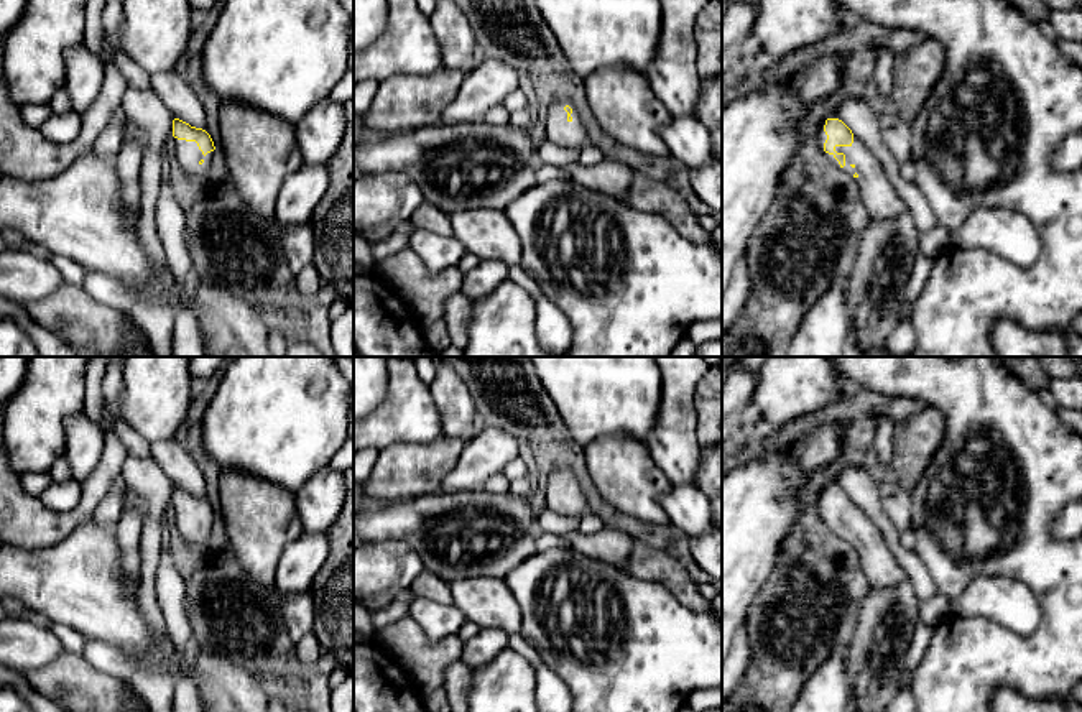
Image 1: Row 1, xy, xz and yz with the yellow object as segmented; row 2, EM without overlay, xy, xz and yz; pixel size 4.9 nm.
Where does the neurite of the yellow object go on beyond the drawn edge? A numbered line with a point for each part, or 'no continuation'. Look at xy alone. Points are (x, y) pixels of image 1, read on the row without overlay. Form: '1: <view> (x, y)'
1: xy (188, 522)

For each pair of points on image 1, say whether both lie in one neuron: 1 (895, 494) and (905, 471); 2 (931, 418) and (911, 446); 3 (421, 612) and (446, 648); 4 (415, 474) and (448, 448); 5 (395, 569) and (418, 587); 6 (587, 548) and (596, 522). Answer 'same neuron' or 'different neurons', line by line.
1: different neurons
2: same neuron
3: different neurons
4: same neuron
5: different neurons
6: different neurons

